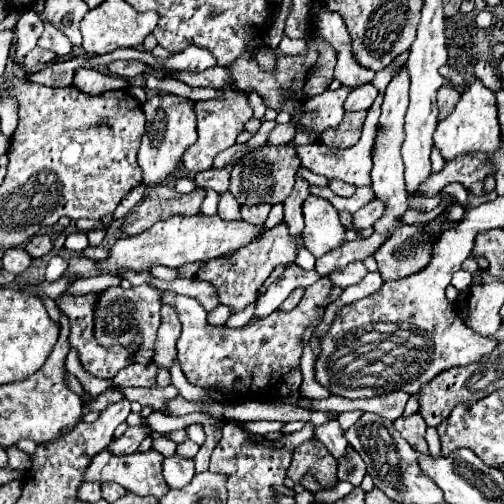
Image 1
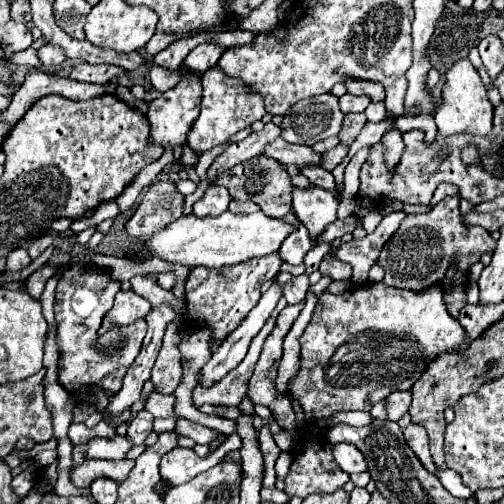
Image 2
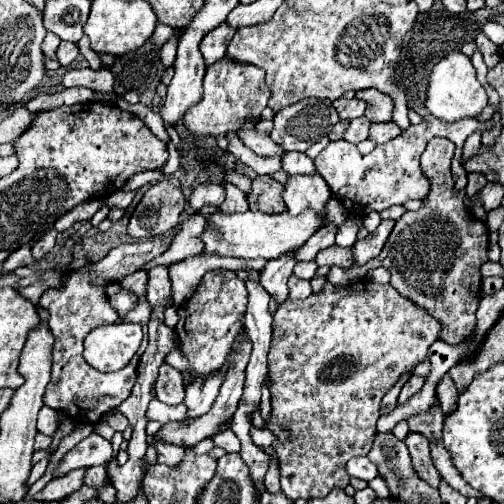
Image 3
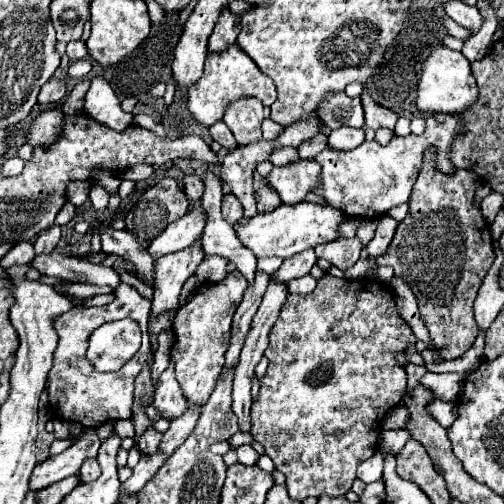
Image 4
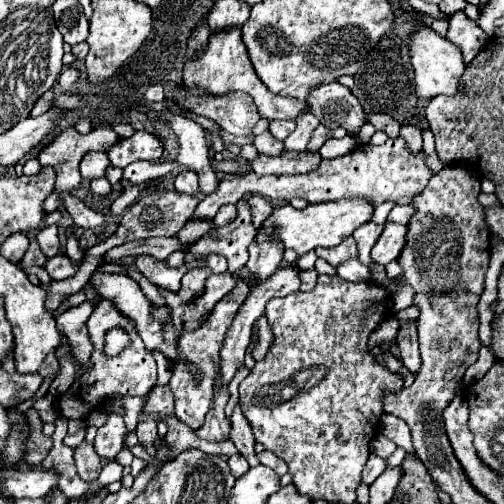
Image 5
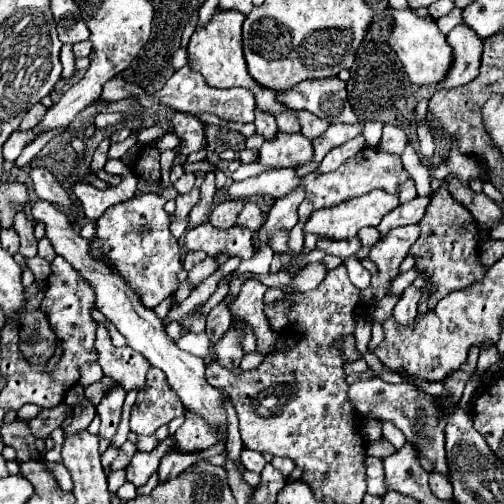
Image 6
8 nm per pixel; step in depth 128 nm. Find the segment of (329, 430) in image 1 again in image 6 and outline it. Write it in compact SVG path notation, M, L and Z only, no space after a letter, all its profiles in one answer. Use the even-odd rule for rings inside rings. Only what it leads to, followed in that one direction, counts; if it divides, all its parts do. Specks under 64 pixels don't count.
M368 456L366 462L366 484L368 484L368 492L372 496L384 496L386 494L386 486L384 486L384 466L380 458Z

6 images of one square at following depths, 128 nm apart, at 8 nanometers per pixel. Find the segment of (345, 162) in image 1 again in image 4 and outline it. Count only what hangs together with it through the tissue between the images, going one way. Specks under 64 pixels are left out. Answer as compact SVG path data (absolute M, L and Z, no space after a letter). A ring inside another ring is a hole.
M242 98L226 108L224 122L232 130L236 142L240 146L248 146L258 142L260 136L260 124L264 120L262 104L256 98Z

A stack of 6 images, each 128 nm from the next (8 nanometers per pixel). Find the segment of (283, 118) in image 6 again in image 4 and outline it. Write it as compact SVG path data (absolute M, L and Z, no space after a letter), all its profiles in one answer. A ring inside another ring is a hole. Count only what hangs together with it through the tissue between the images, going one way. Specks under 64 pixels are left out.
M270 118L262 122L261 129L264 140L274 140L274 138L282 132L282 126L280 126L280 124L276 124L276 122L274 122L274 120L270 120Z

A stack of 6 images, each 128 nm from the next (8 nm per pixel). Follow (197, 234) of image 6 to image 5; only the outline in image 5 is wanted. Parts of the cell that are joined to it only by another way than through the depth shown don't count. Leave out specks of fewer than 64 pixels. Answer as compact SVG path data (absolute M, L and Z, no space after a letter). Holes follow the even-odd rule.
M246 200L238 202L238 216L234 222L216 228L218 238L212 240L210 234L202 236L190 250L194 254L222 254L228 258L228 270L234 274L236 268L244 268L248 260L248 246L256 236L252 224L252 214ZM176 236L172 238L148 238L148 240L138 240L138 242L128 242L122 246L116 246L112 250L108 250L102 256L102 262L106 260L120 260L124 256L140 256L140 254L150 254L158 260L164 260L170 256L170 252L178 250L182 244Z

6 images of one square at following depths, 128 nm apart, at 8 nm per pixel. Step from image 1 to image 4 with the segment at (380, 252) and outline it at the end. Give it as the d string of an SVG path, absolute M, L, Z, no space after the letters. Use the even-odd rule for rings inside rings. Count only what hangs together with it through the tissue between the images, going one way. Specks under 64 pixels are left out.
M428 148L428 152L424 152L424 166L408 202L410 212L398 224L388 252L378 258L360 258L352 268L344 270L344 278L356 280L364 278L372 268L382 264L392 266L394 276L402 278L414 290L422 320L444 360L462 356L474 344L478 326L472 304L496 258L490 226L482 218L480 208L472 202L481 182L474 172L440 172L436 168L436 148Z

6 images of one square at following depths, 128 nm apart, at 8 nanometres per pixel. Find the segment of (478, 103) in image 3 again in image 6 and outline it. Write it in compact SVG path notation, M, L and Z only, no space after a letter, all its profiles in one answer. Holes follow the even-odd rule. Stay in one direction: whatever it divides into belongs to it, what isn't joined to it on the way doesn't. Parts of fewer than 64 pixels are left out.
M392 10L390 14L394 20L394 30L388 38L388 44L396 50L410 82L418 86L438 86L452 64L452 48L446 42L446 36L438 30L432 18L418 18L410 10Z

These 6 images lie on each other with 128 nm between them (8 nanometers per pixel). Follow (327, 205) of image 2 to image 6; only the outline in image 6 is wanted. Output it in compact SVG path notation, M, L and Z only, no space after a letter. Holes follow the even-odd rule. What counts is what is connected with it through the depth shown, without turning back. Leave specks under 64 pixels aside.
M278 134L274 142L264 142L258 162L266 168L300 168L314 158L312 142L304 134Z

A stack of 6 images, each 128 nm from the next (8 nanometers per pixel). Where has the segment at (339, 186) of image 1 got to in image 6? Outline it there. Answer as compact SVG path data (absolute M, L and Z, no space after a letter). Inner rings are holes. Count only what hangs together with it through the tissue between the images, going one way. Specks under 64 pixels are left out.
M256 110L256 134L260 134L262 138L266 140L272 140L276 134L278 134L278 128L276 128L276 122L274 122L274 116L270 114L264 114L260 110Z

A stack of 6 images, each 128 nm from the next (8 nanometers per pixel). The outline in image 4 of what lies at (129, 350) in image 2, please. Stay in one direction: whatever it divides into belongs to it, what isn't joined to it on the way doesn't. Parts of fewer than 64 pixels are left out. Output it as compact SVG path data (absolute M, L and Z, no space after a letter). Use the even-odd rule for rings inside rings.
M192 208L190 212L186 212L180 220L172 222L158 238L154 238L148 246L150 256L156 260L164 254L170 252L178 252L182 248L188 248L194 244L196 238L200 238L202 230L206 224L206 214L202 208ZM122 284L116 292L116 302L108 306L76 306L62 314L54 328L60 336L58 348L54 352L54 366L48 376L48 402L52 408L52 414L58 418L64 418L68 422L78 422L84 428L94 428L98 424L104 424L106 420L118 420L118 418L130 418L130 406L132 406L132 390L134 390L134 378L140 372L144 362L152 362L150 352L150 338L148 334L148 316L150 316L150 300L144 298L136 288ZM122 318L134 318L140 320L142 328L141 347L130 362L126 362L124 368L118 372L96 372L92 364L86 360L86 348L88 348L88 336L92 330L96 330L106 320L122 320Z

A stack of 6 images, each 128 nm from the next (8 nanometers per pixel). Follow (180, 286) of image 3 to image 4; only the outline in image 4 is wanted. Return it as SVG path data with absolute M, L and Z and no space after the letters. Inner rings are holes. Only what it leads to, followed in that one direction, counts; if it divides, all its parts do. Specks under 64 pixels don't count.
M260 258L258 260L258 268L266 274L274 274L278 268L282 266L282 260L280 258Z

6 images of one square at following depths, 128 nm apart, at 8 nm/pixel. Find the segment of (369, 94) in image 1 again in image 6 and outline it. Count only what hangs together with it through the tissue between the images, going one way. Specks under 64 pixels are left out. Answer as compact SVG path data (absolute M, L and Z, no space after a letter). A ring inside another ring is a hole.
M340 78L304 80L288 92L278 92L278 100L292 110L310 110L322 120L328 120L328 124L356 122L356 114L352 112L352 108L348 108L346 84Z

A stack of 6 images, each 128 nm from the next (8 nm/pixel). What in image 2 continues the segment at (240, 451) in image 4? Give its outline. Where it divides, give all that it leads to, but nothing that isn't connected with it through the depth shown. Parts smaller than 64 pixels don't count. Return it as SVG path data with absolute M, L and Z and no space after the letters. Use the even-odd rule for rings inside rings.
M184 418L176 420L176 432L184 434L184 436L190 436L196 444L208 444L214 438L214 434L216 434L214 430L210 430L206 426L190 422L190 420L184 420Z

